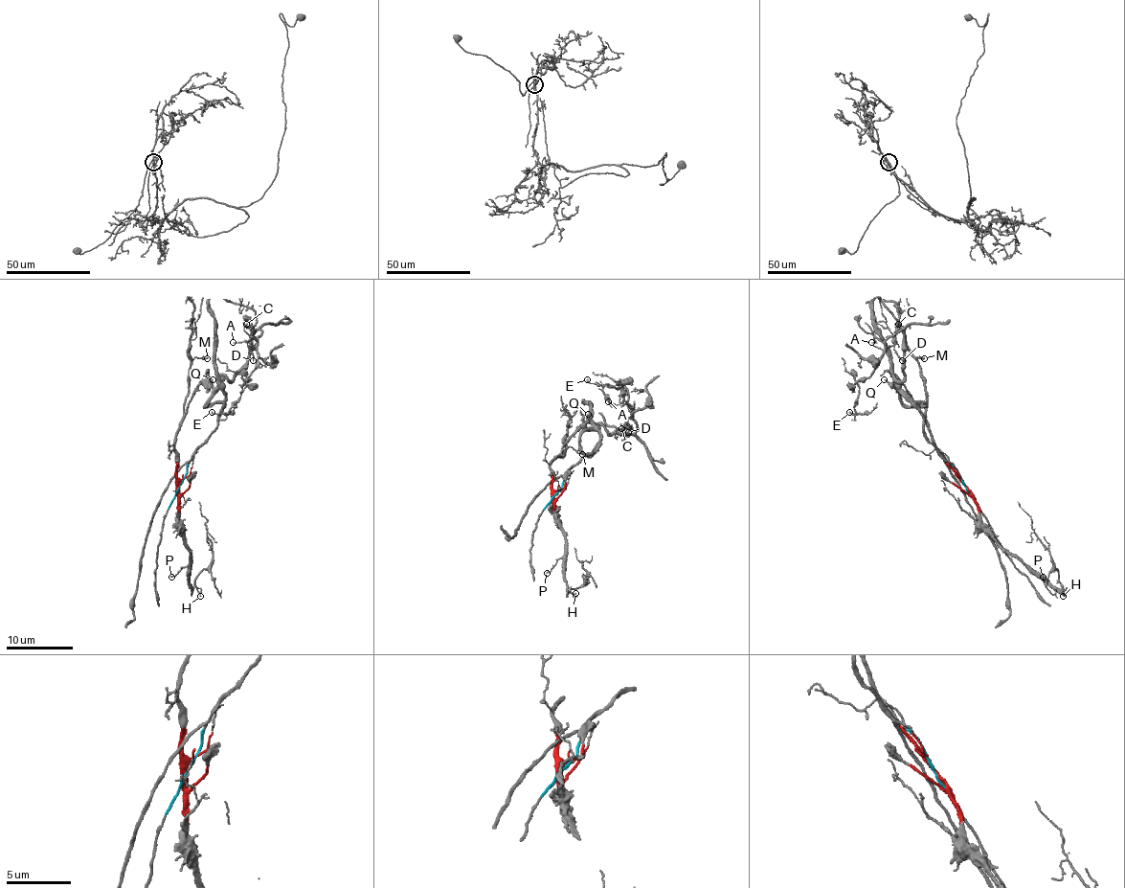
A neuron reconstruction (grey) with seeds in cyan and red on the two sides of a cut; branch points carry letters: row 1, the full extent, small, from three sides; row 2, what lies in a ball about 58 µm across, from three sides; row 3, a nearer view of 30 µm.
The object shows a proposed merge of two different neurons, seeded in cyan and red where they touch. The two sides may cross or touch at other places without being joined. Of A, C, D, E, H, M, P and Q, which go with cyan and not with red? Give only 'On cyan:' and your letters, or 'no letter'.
On cyan: A, C, D, E

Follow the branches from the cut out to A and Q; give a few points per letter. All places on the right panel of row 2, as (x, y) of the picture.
A: (966, 486), (959, 473), (926, 438), (921, 411), (894, 379), (905, 376), (903, 330), (871, 343)
Q: (966, 486), (936, 446), (924, 415), (903, 384), (891, 384), (885, 379)

